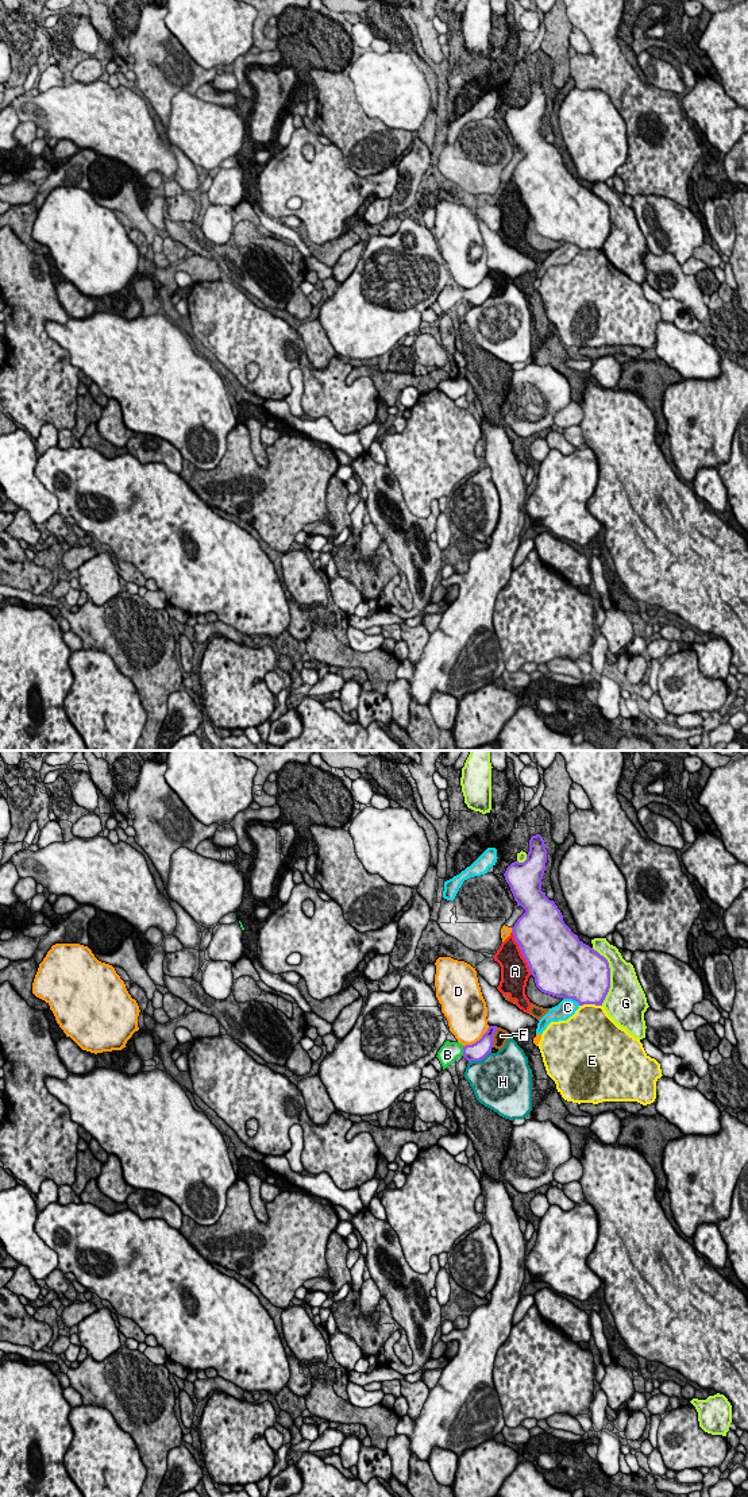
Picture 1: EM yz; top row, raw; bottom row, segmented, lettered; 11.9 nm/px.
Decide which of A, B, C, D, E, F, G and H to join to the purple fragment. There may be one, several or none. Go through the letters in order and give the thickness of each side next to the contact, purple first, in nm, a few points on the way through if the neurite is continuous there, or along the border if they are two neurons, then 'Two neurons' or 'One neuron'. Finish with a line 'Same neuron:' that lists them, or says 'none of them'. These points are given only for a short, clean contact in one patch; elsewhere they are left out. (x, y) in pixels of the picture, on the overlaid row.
A: Thickness 500 nm (purple) against 340 nm. Two neurons
B: Thickness 220 nm (purple) against 240 nm. Path across: yz (478, 1050), (463, 1050), (451, 1050), (447, 1054). One neuron
C: Thickness 550 nm (purple) against 220 nm. Two neurons
D: Thickness 220 nm (purple) against 440 nm. Two neurons
E: Thickness 500 nm (purple) against 460 nm. Two neurons
F: Thickness 220 nm (purple) against 170 nm. Two neurons
G: Thickness 500 nm (purple) against 360 nm. Two neurons
H: Thickness 220 nm (purple) against 480 nm. Two neurons
Same neuron: B

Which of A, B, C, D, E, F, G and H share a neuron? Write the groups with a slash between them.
A E F / B / C / D / G / H

